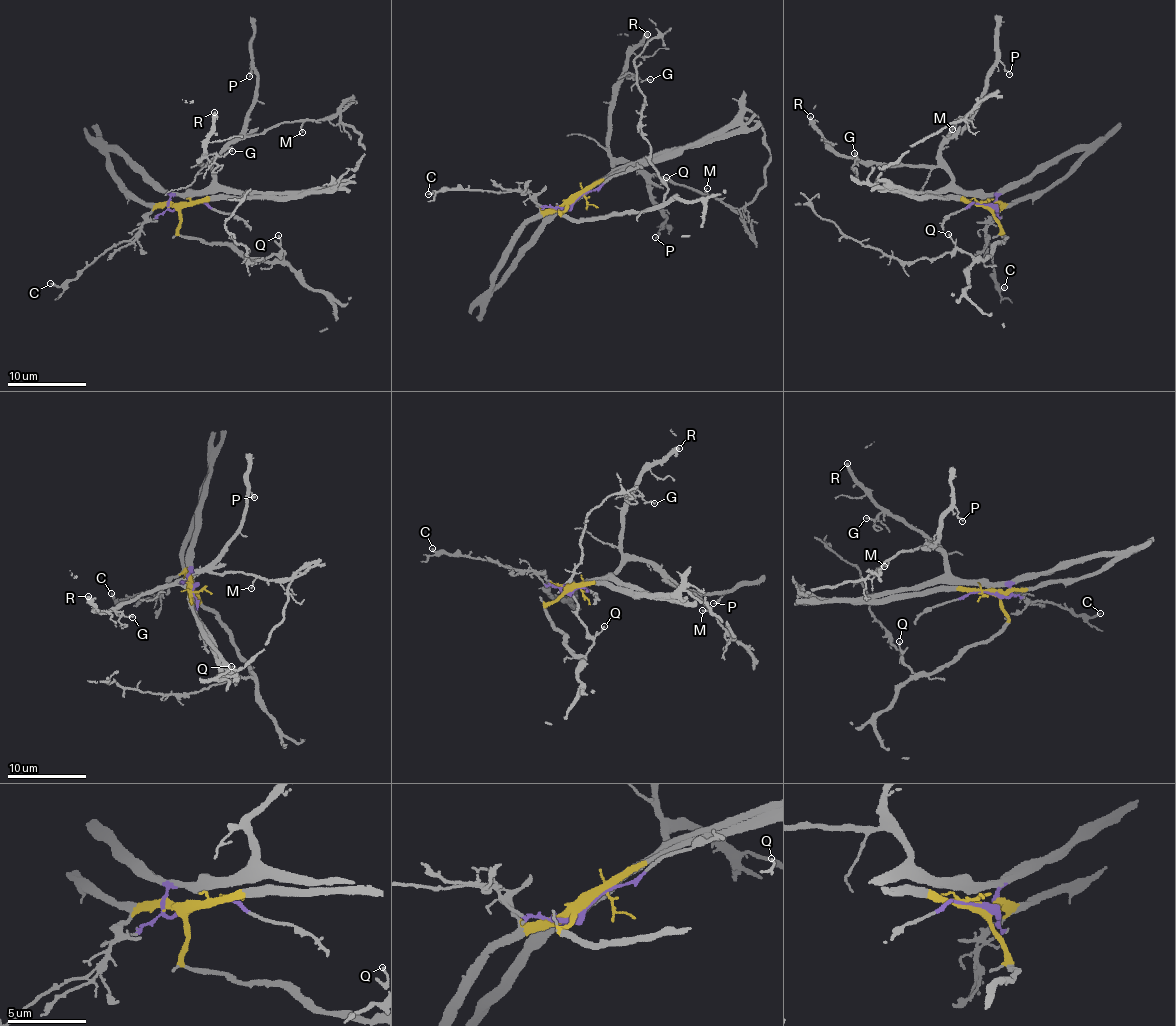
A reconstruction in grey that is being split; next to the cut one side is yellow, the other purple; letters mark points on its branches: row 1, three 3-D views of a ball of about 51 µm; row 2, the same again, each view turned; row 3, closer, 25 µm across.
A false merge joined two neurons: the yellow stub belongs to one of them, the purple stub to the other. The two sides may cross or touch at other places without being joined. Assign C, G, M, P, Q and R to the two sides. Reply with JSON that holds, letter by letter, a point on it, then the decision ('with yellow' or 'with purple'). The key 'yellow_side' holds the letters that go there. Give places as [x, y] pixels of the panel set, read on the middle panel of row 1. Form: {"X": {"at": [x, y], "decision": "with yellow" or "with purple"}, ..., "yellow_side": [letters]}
{"C": {"at": [428, 194], "decision": "with purple"}, "G": {"at": [650, 79], "decision": "with purple"}, "M": {"at": [707, 188], "decision": "with purple"}, "P": {"at": [655, 237], "decision": "with purple"}, "Q": {"at": [666, 177], "decision": "with yellow"}, "R": {"at": [647, 34], "decision": "with purple"}, "yellow_side": ["Q"]}

